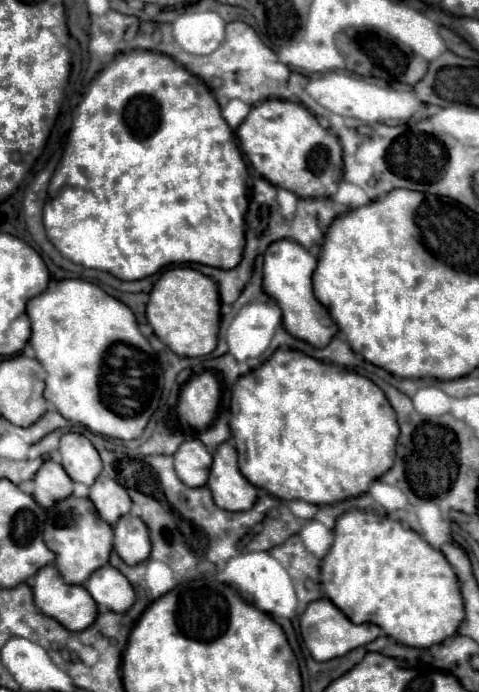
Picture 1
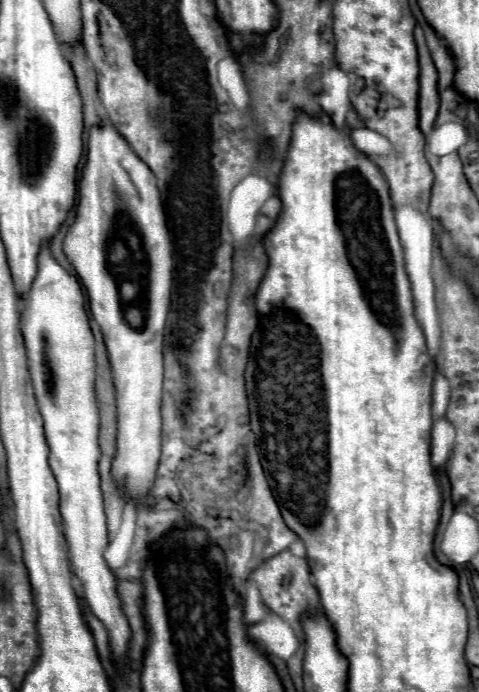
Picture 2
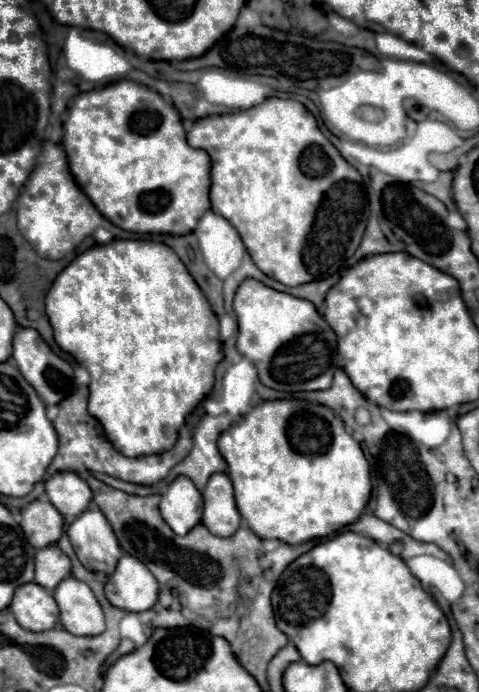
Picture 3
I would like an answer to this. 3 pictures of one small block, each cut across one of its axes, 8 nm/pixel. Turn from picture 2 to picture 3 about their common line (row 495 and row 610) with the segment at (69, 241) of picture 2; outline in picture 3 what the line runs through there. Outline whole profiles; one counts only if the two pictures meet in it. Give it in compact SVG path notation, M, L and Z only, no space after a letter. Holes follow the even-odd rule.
M122 556L106 582L106 598L126 612L150 610L158 600L158 582L152 572L134 556Z

